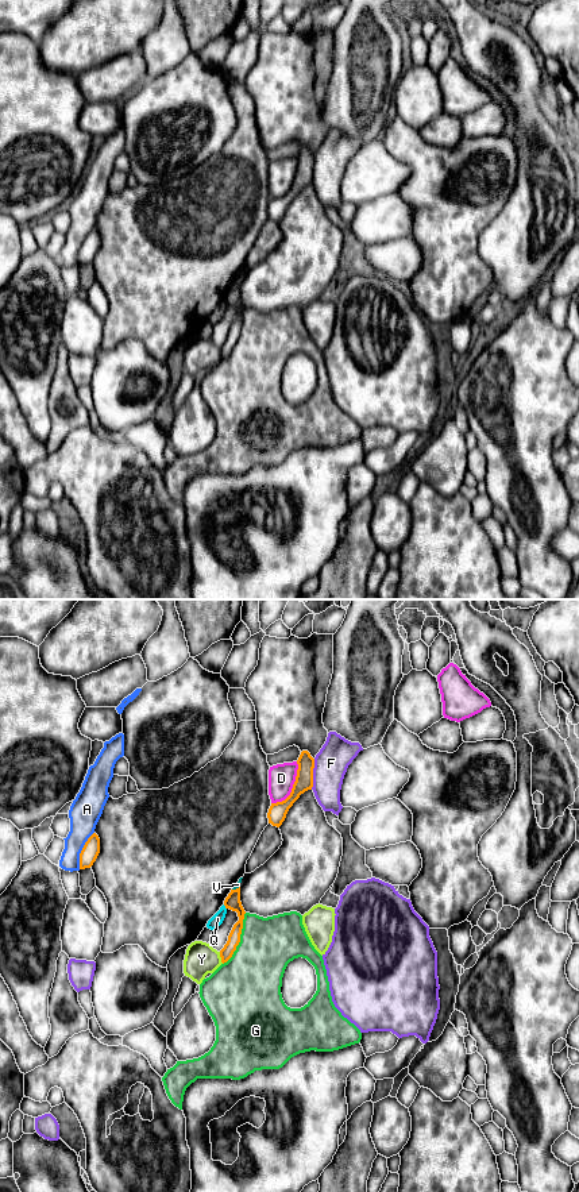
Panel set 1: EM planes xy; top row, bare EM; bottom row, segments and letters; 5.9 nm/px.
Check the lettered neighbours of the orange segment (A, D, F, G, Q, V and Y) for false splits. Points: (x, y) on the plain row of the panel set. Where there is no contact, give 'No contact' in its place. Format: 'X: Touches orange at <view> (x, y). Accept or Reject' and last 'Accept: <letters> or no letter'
A: Touches orange at xy (81, 246). Reject
D: Touches orange at xy (293, 182). Reject
F: Touches orange at xy (312, 169). Reject
G: Touches orange at xy (239, 334). Reject
Q: Touches orange at xy (226, 303). Reject
V: Touches orange at xy (236, 284). Reject
Y: Touches orange at xy (220, 351). Reject
Accept: no letter

